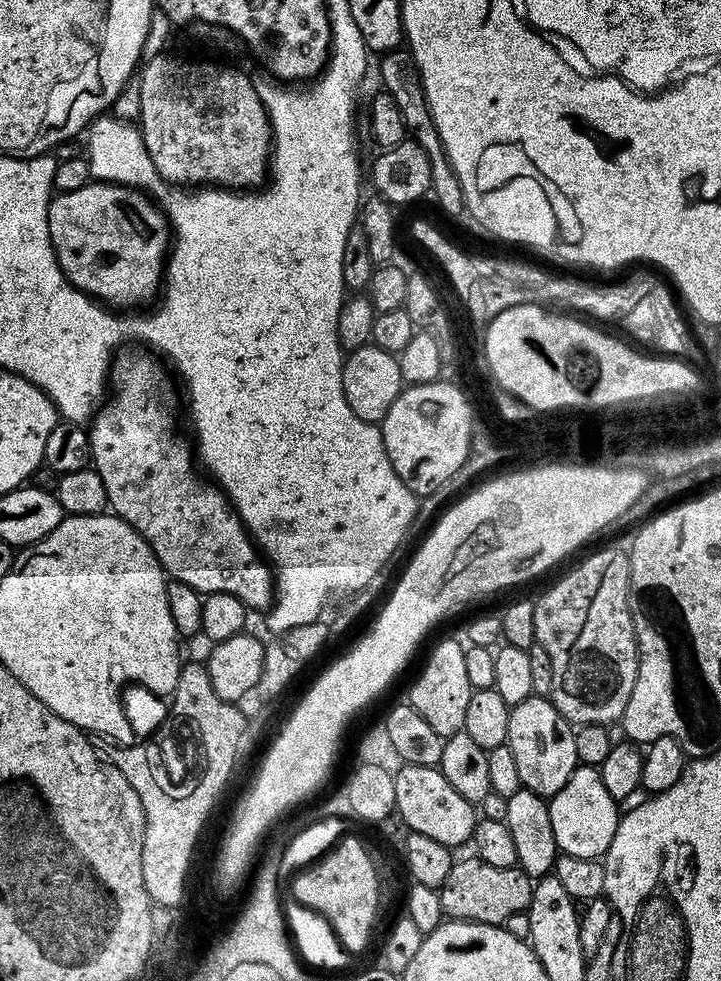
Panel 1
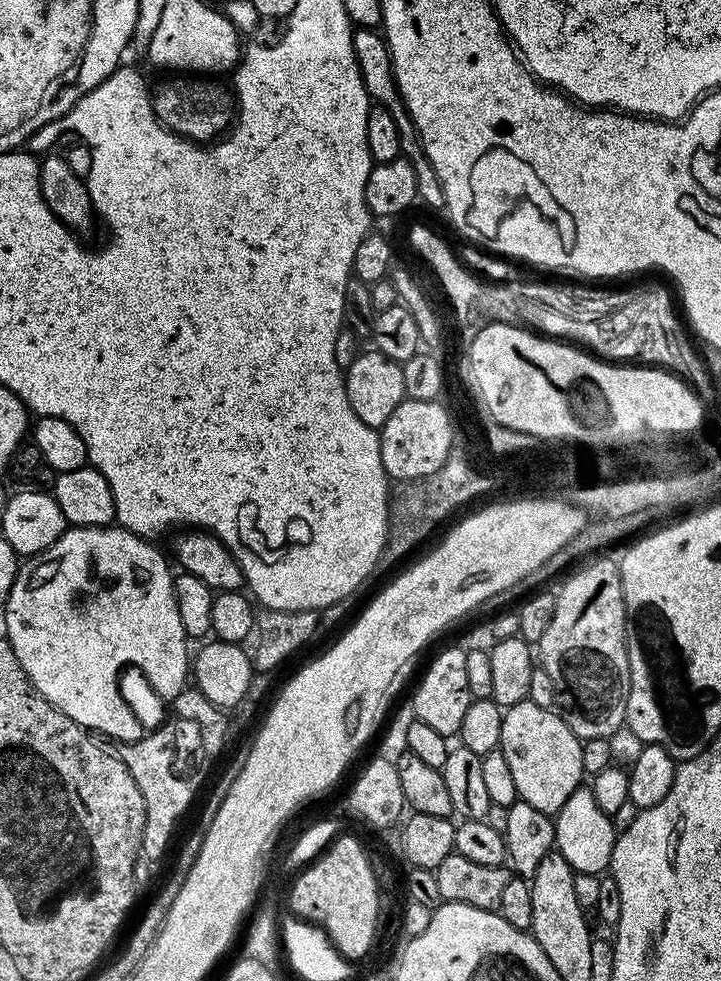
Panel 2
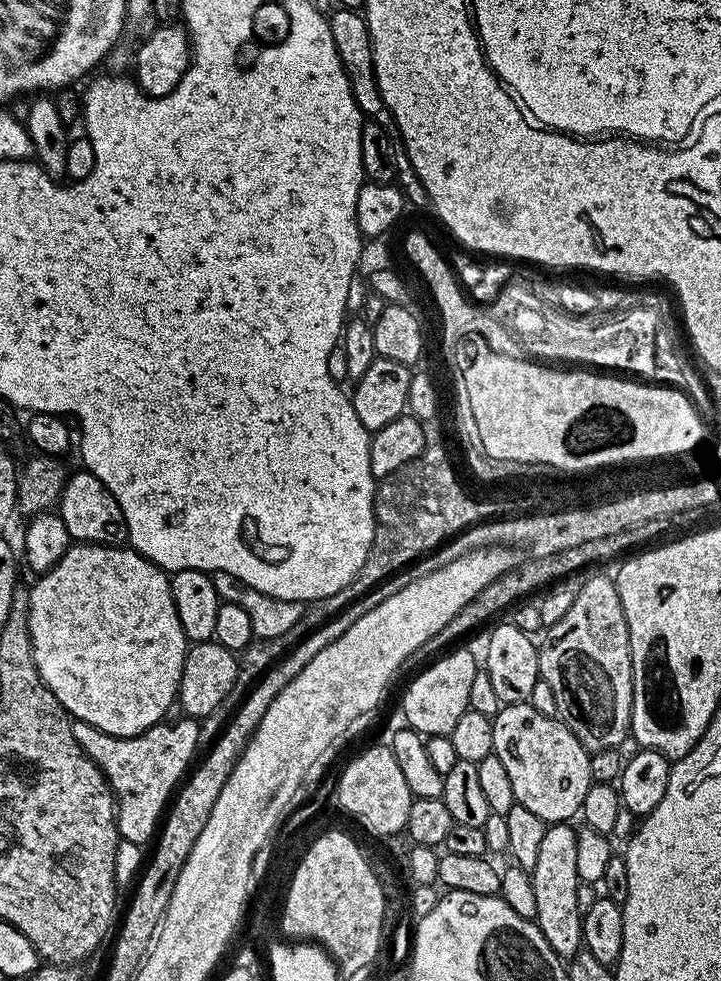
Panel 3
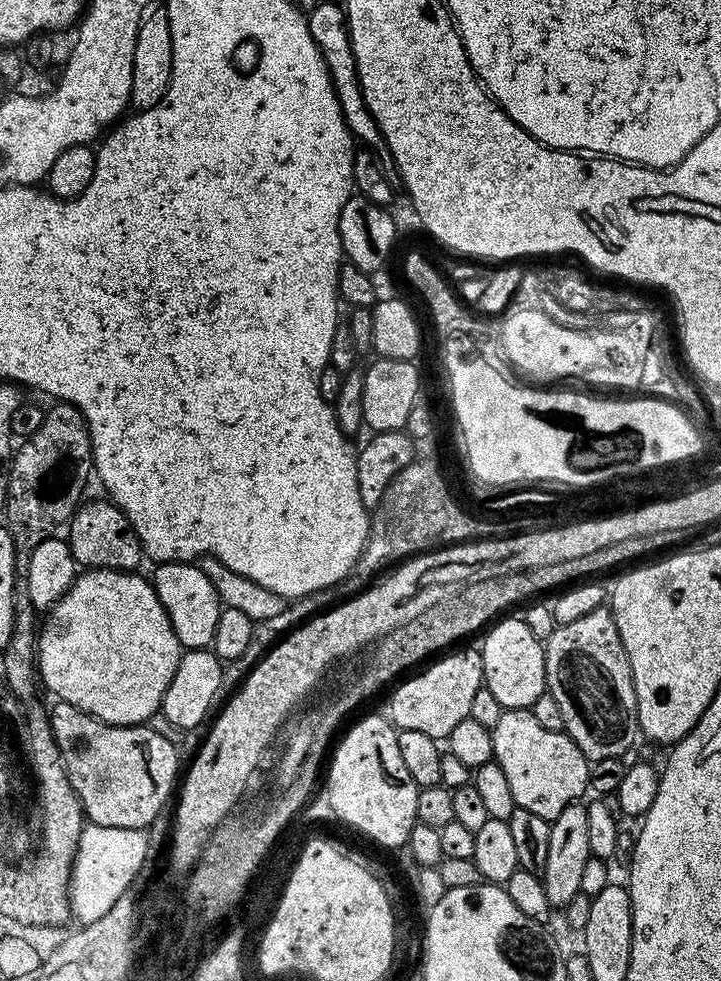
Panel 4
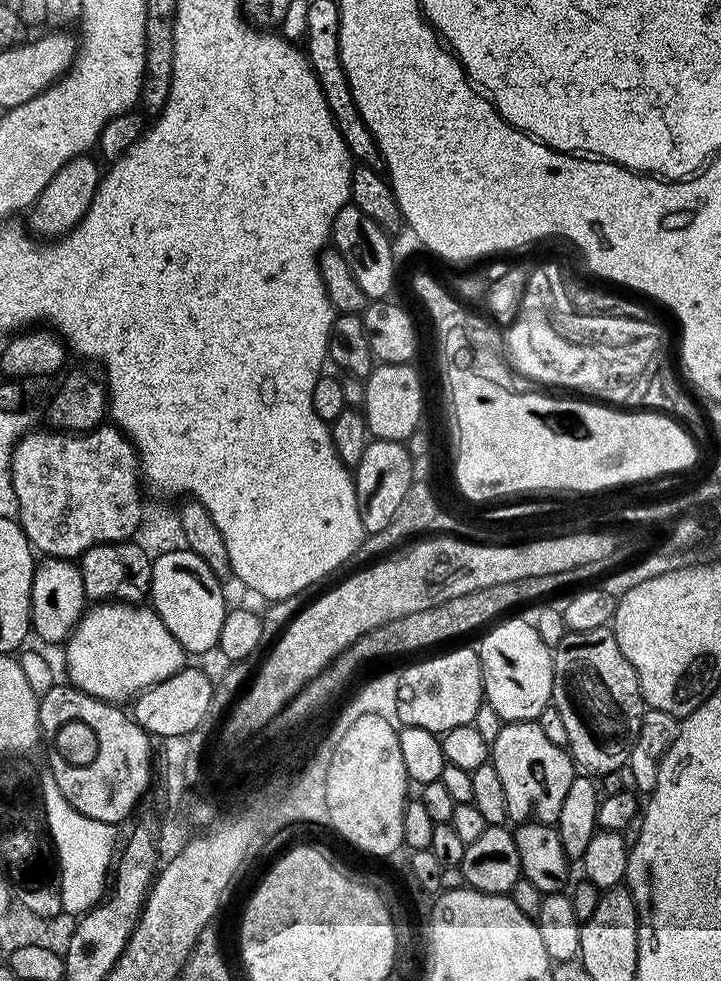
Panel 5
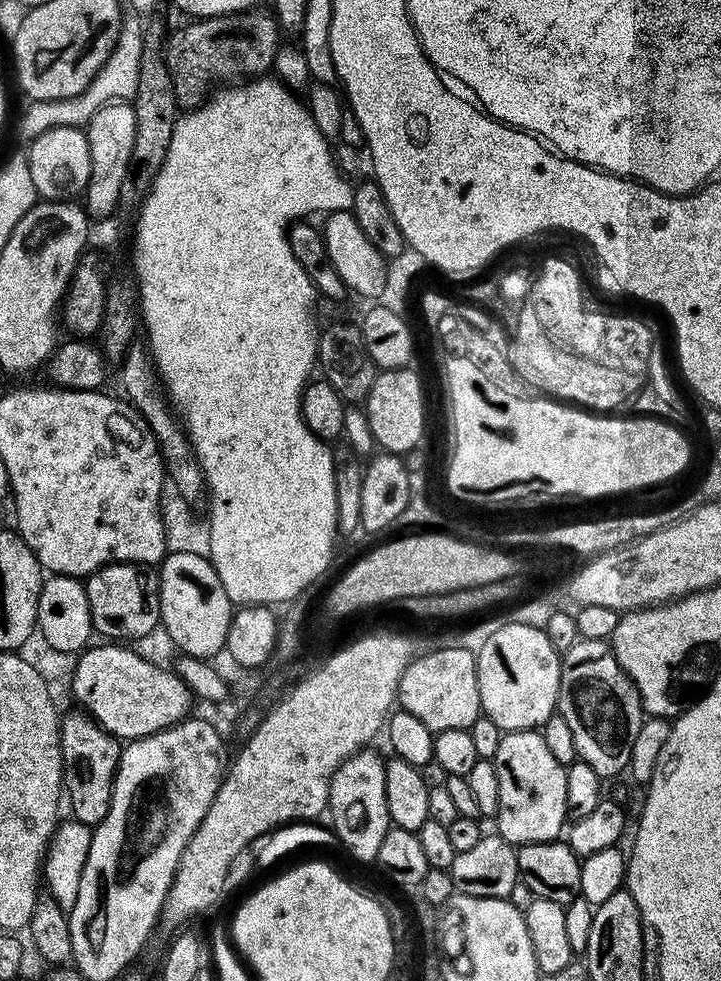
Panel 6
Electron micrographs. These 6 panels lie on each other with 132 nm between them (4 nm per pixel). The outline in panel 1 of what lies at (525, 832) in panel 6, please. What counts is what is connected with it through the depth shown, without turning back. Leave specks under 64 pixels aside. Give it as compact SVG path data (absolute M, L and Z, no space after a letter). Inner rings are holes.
M535 694L515 705L510 714L508 745L514 750L521 785L534 794L550 798L566 786L570 774L578 767L574 750L574 728L553 706L551 699Z

